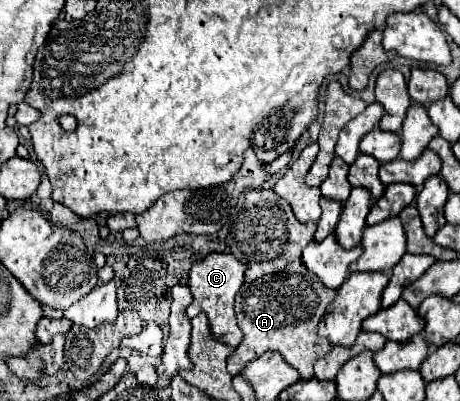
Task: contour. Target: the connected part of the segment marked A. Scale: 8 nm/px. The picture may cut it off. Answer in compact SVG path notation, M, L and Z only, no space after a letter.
M292 261L278 273L244 283L236 295L236 317L244 331L244 339L228 357L230 375L238 375L252 359L266 351L278 351L294 369L300 371L302 379L312 379L314 361L332 349L330 341L318 337L316 327L334 297L336 291L322 285L318 277L302 265L302 261Z

